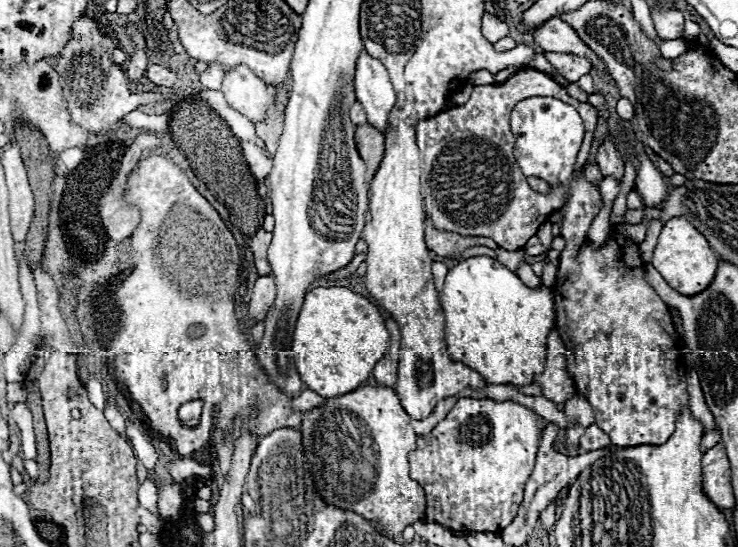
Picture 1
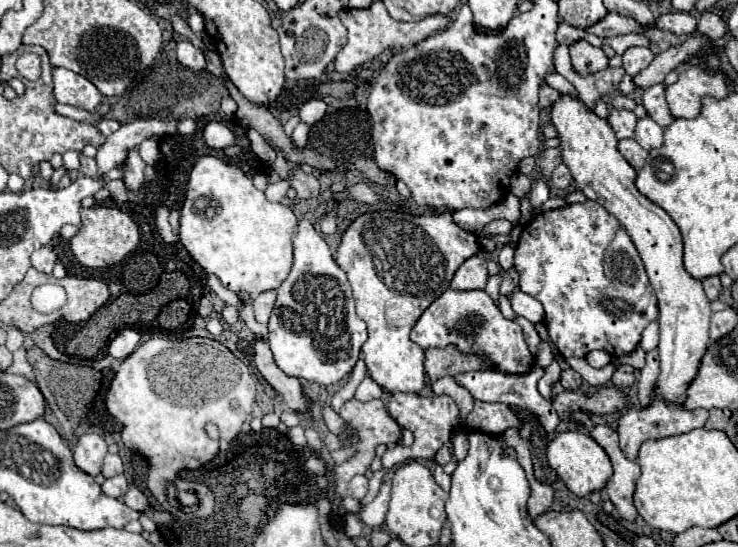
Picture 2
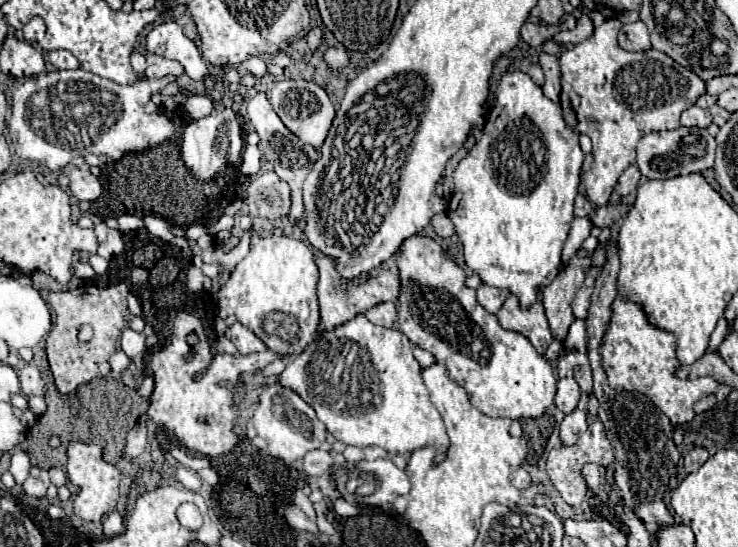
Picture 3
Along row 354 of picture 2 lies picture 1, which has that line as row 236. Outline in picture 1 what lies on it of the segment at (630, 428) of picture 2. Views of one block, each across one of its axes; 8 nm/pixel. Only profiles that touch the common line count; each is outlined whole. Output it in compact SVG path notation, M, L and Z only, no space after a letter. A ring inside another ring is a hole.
M672 218L660 232L658 246L652 254L652 266L664 276L664 280L674 288L678 294L700 294L710 286L714 274L718 270L718 258L708 246L706 238L684 218Z

